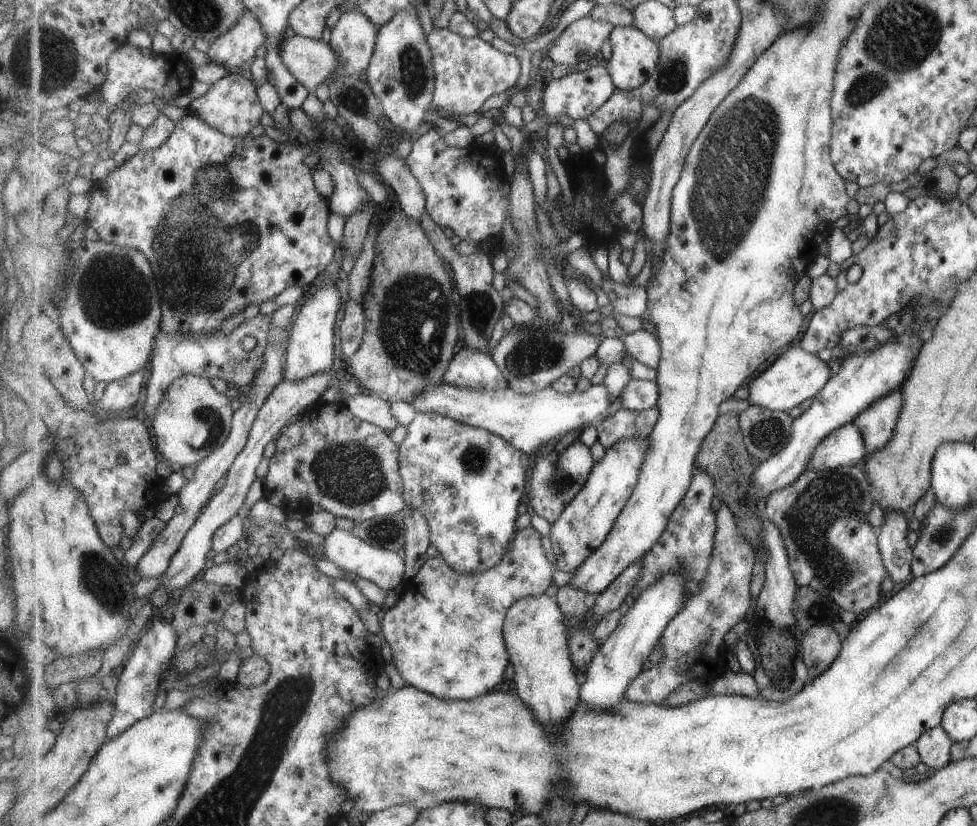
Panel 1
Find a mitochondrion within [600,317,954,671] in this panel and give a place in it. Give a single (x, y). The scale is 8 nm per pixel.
(827, 502)

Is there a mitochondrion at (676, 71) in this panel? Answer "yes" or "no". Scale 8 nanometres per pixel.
yes

